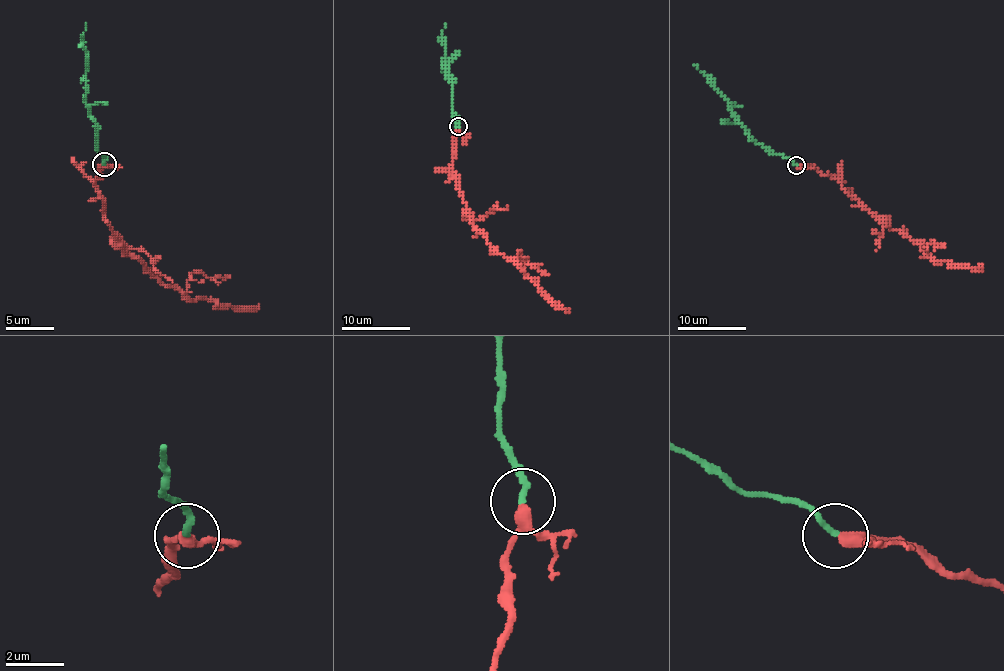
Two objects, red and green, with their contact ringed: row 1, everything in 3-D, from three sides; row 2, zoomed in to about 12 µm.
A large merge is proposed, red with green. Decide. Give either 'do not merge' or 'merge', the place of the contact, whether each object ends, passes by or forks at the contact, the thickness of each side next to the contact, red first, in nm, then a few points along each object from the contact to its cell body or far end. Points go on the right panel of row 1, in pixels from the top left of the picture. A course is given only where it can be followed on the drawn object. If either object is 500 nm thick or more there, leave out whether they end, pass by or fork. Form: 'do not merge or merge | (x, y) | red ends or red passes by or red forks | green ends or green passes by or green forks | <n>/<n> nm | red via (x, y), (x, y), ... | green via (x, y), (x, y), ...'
merge | (796, 165) | red passes by | green ends | 320/200 nm | red via (798, 165), (817, 167), (835, 177), (875, 215), (911, 237), (937, 261), (981, 265) | green via (796, 165), (786, 157), (770, 153), (750, 136), (733, 112), (731, 102), (693, 64)

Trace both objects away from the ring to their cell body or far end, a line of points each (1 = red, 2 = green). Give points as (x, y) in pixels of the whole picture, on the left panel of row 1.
1: (105, 165), (95, 191), (115, 241), (127, 253), (189, 299), (259, 304)
2: (105, 165), (98, 148), (98, 124), (88, 109), (86, 47), (81, 40), (86, 23)

